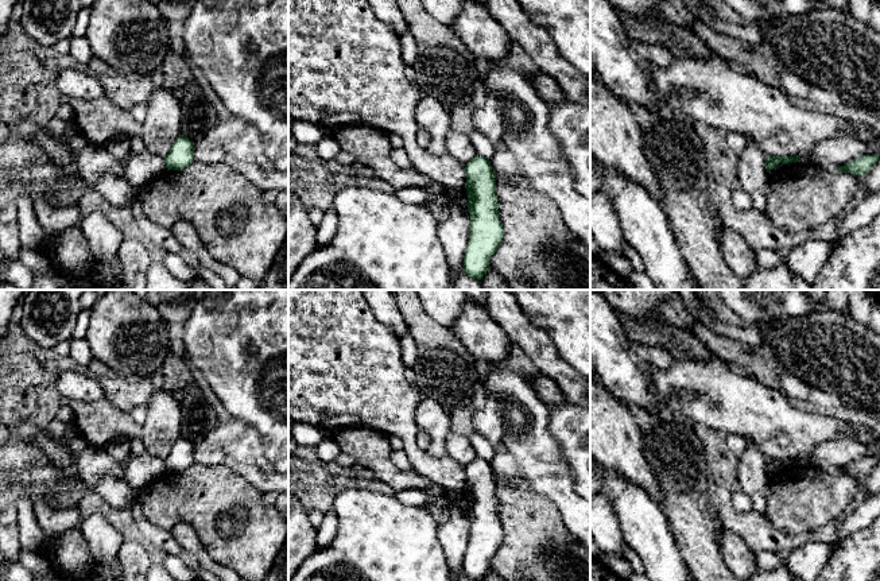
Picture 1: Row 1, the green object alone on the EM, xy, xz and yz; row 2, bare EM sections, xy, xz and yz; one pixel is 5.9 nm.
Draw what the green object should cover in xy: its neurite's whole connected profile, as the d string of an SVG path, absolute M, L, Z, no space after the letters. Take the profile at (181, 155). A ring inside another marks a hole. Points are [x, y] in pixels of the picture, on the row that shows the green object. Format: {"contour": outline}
{"contour": "M181 135L172 144L170 152L163 158L166 169L183 170L194 162L194 142Z"}

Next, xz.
{"contour": "M476 155L465 164L465 173L470 235L464 271L481 280L489 268L491 256L503 240L504 228L499 217L495 171L489 159Z"}

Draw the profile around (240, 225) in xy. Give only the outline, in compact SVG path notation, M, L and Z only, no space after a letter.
M194 160L183 170L166 169L152 183L135 189L146 217L170 229L179 220L189 221L213 259L256 282L264 279L288 236L288 220L271 197L224 163Z

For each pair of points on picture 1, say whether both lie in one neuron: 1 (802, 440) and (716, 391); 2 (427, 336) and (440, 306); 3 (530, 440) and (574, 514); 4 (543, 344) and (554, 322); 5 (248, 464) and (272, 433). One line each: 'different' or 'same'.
1: same
2: different
3: same
4: different
5: different

